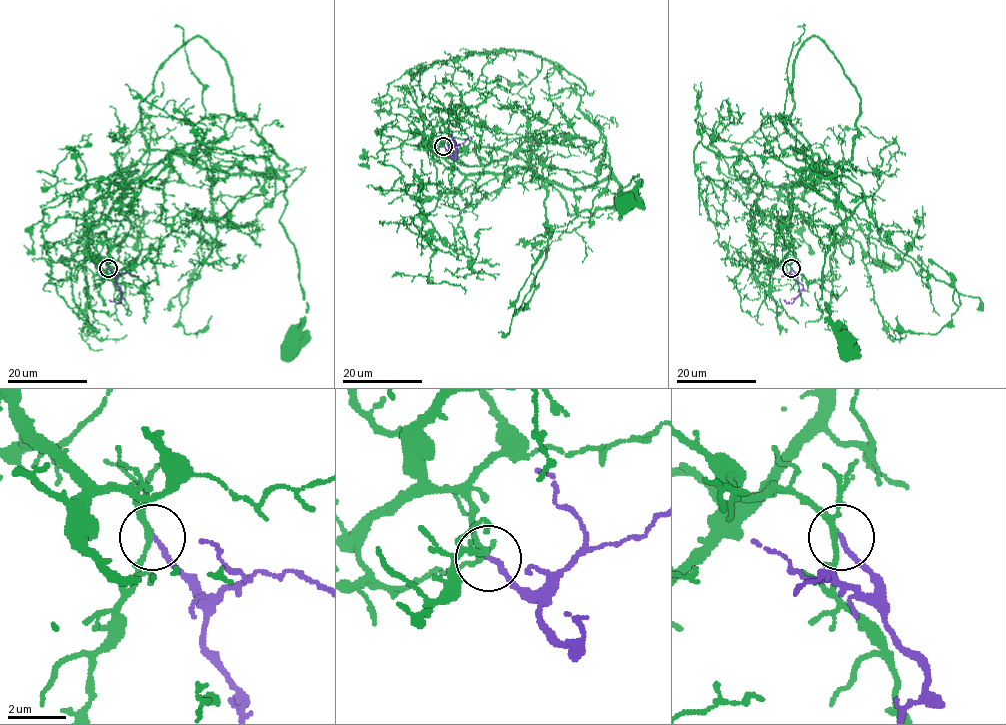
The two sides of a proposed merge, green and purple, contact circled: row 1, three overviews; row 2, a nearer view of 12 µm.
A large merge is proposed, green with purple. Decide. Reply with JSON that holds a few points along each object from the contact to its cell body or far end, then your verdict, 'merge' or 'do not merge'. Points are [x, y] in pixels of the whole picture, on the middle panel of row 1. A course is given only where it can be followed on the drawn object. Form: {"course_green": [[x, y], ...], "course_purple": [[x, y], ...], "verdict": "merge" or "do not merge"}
{"course_green": [[443, 145], [420, 144], [465, 173], [614, 179], [619, 219], [614, 196], [639, 176], [624, 204]], "course_purple": [[443, 145], [453, 157], [453, 143], [443, 139]], "verdict": "merge"}

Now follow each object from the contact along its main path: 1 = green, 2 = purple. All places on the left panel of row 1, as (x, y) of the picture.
1: (108, 268), (89, 250), (85, 212), (171, 154), (228, 173), (289, 175), (280, 224), (308, 308), (290, 349)
2: (108, 268), (120, 291), (120, 301), (108, 300)

